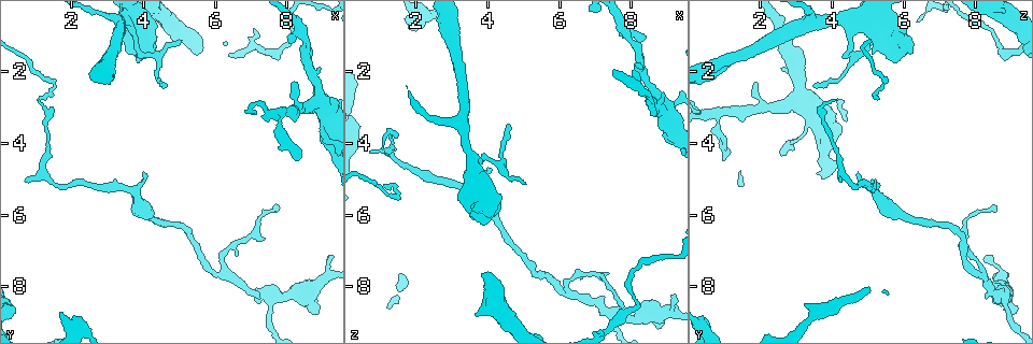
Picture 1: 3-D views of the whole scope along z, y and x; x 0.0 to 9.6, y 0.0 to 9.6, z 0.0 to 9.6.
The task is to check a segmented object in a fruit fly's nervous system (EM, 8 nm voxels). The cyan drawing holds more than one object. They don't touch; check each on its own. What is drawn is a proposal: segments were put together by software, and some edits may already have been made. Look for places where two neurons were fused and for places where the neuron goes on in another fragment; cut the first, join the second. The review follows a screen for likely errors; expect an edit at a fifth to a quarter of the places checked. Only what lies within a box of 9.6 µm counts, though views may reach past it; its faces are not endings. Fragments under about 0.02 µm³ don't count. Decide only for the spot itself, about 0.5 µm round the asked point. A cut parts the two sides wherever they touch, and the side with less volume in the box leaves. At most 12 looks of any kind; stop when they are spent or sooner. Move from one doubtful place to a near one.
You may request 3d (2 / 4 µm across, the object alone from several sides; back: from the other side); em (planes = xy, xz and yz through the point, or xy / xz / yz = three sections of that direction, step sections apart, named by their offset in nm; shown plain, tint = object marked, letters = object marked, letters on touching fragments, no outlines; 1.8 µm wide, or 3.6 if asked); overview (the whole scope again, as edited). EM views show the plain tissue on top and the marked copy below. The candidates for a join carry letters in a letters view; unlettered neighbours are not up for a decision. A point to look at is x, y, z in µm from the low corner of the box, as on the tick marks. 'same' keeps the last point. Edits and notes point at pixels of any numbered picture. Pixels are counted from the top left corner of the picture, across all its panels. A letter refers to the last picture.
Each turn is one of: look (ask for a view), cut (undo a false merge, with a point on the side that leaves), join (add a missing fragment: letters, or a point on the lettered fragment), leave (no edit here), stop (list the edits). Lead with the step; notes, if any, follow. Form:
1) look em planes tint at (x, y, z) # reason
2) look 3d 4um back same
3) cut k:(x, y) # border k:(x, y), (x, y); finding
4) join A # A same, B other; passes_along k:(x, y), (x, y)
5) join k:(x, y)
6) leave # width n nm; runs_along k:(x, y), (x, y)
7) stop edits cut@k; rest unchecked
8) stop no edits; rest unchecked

look em 3.6um planes letters at (1.05, 2.80, 4.20) # tapers out

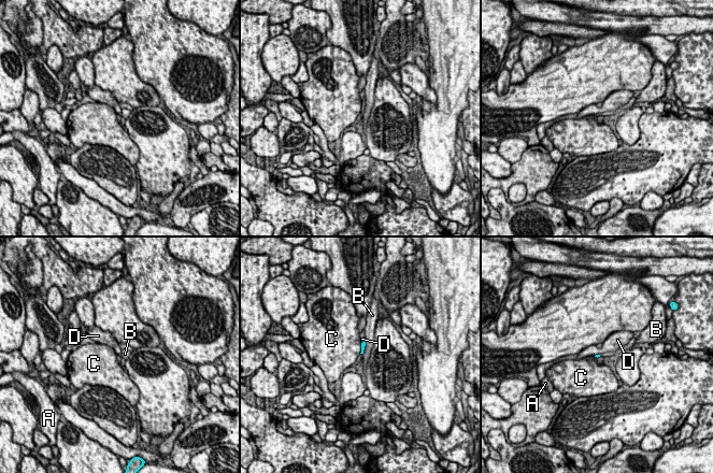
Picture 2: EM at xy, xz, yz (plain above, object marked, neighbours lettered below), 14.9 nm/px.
leave # A other, B other, C other, D other; border 2:(366, 339), (364, 350); no lettered fragment goes on from it

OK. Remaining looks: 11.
look em planes tint at (8.95, 3.95, 3.65) # free end

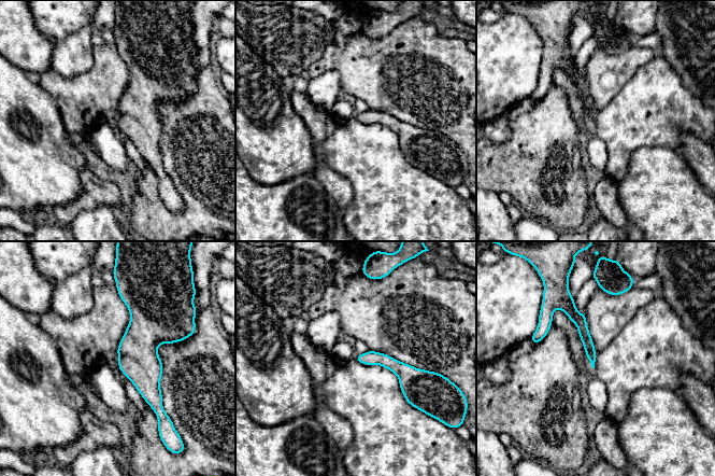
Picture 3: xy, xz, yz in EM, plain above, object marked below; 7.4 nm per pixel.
look em planes letters same

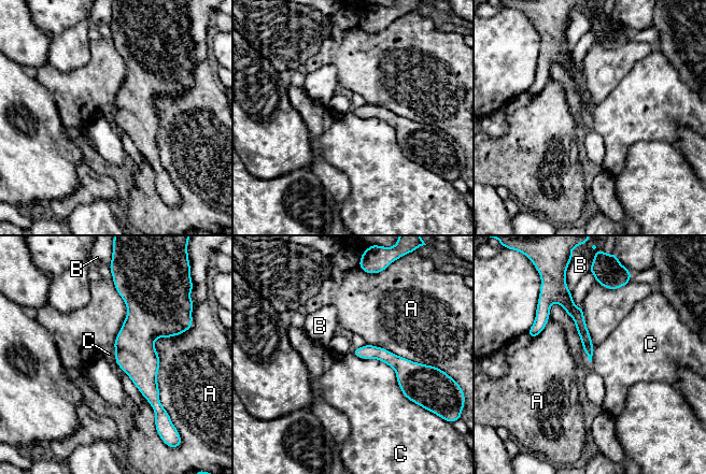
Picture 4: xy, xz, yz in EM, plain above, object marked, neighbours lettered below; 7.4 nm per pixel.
leave # A other, B other, C other; border 4:(351, 352), (389, 364), (412, 402); no lettered fragment goes on from it

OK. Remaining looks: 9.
look em planes letters at (8.30, 4.45, 1.00) # thin end

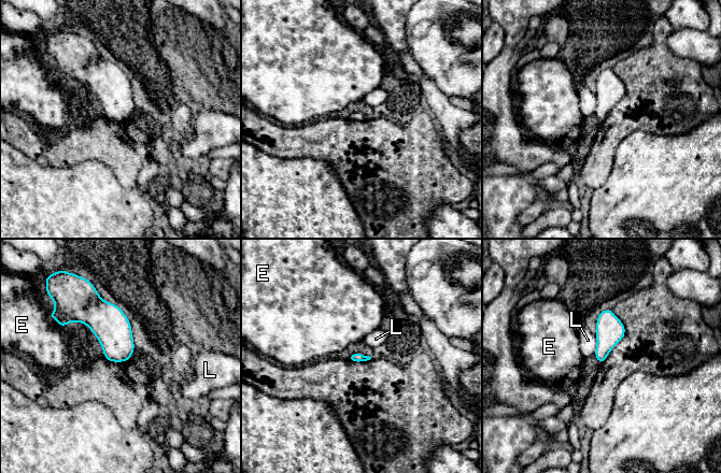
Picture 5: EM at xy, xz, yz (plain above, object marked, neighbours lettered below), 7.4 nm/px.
leave # E other, L other; border 5:(596, 335), (596, 348), (593, 355); none of them fits

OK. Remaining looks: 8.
look em planes letters at (8.25, 2.35, 1.90) # free end

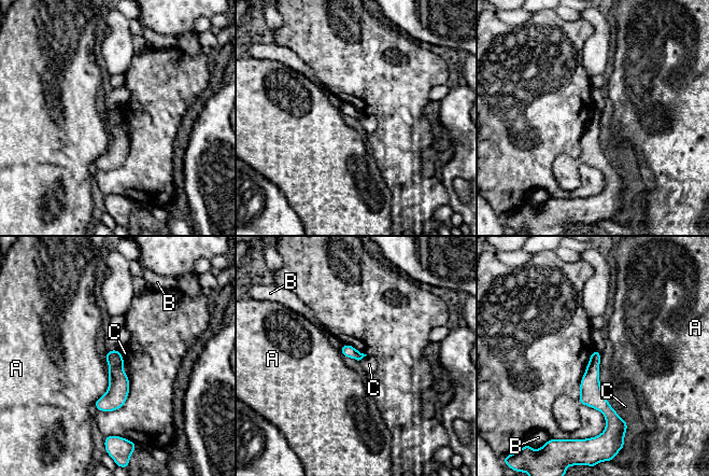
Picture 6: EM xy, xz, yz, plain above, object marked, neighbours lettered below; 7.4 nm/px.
leave # longest_contact A 280 nm; A other, B other, C other; no lettered fragment goes on from it

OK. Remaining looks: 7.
look em planes tint at (8.25, 8.25, 8.90)

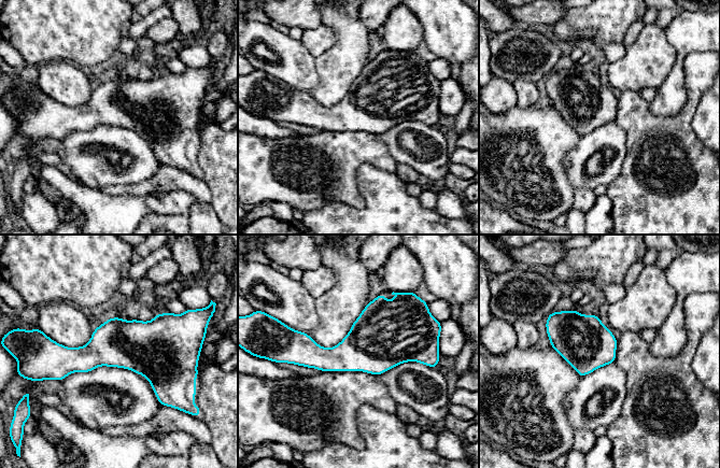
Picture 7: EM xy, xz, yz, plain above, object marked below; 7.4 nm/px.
look em planes letters same

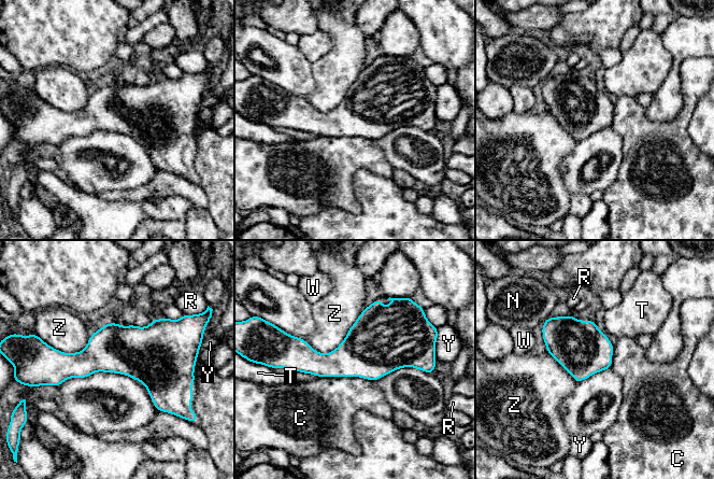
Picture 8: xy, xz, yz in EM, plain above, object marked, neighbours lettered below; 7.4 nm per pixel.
leave # width 380 nm; C other, N other, R other, T other, W other, Y other, Z other; border 8:(317, 376), (359, 376), (373, 381); continuous, no second neuron

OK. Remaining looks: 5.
stop no edits; rest unchecked

